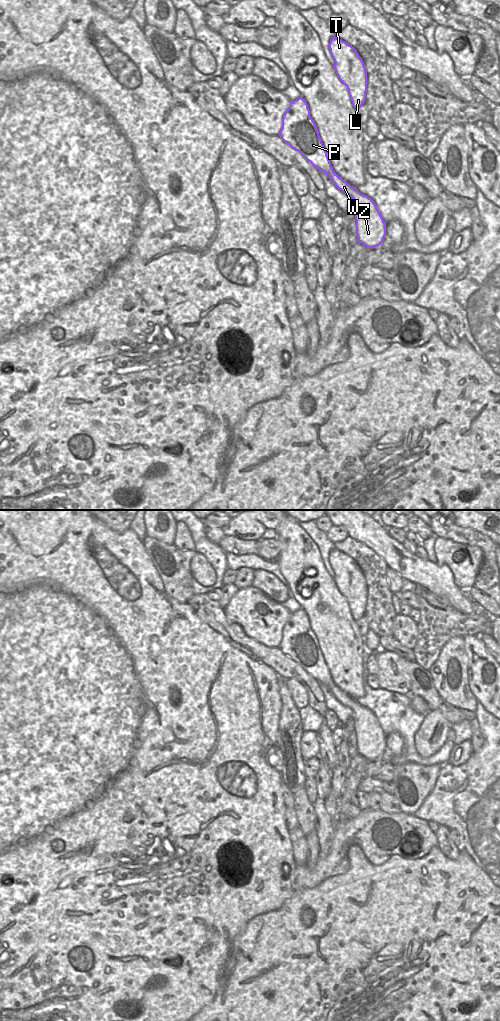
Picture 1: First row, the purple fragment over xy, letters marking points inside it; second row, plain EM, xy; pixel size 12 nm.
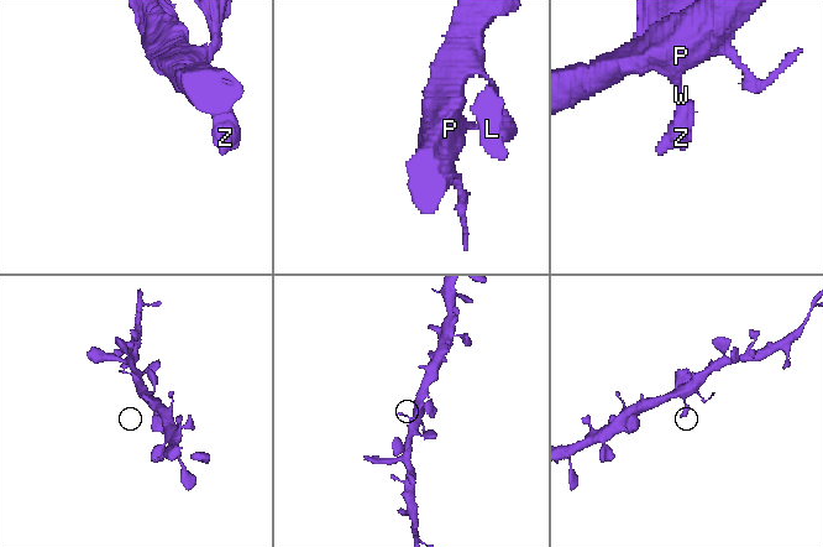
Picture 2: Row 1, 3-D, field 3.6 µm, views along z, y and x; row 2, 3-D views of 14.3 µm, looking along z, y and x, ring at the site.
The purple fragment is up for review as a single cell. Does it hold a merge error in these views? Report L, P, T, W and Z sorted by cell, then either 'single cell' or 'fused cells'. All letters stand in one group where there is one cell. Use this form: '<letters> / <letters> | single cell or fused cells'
L P T W Z | single cell

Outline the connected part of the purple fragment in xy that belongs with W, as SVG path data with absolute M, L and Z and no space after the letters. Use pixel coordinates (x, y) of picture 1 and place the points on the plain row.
M302 608L290 614L282 630L279 648L316 681L329 688L339 702L352 709L358 755L367 760L381 757L386 747L386 735L376 716L334 684L308 616Z

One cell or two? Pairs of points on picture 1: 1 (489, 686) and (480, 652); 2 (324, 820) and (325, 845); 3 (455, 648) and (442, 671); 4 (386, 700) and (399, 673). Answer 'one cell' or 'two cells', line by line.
1: one cell
2: one cell
3: one cell
4: two cells

